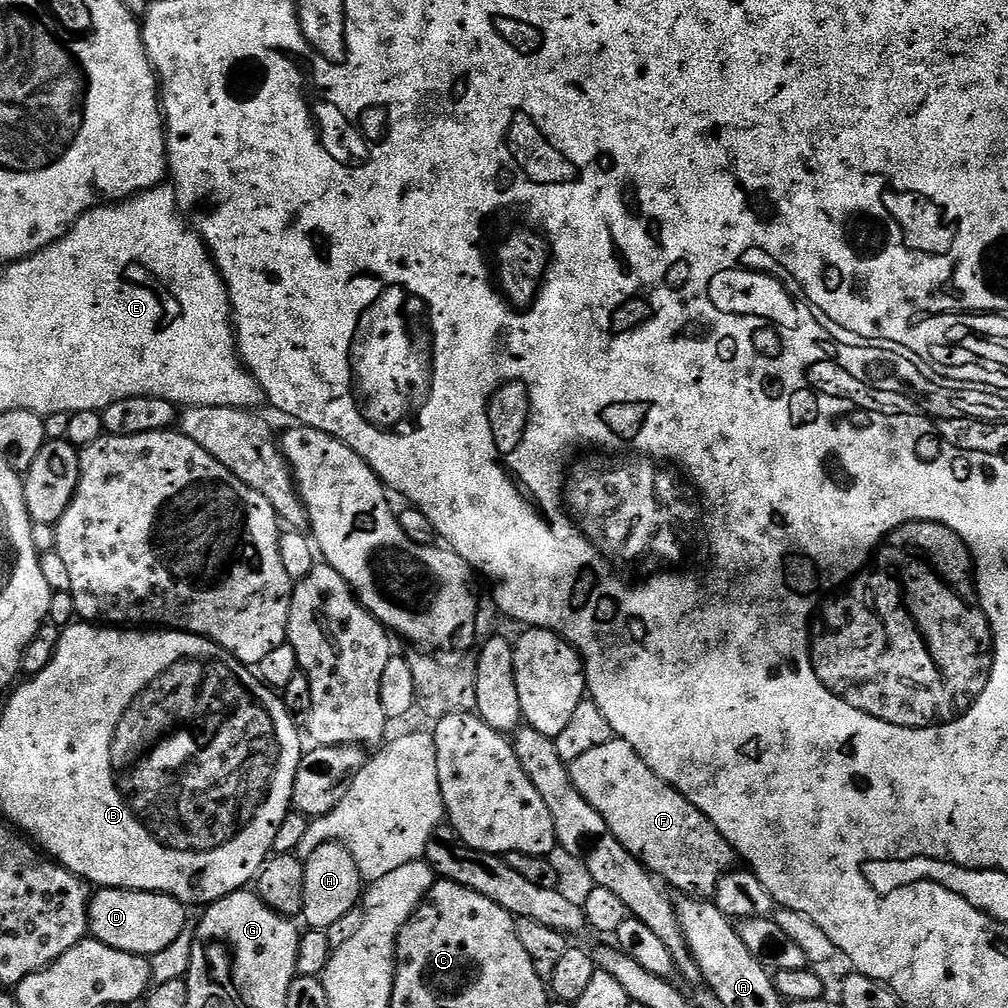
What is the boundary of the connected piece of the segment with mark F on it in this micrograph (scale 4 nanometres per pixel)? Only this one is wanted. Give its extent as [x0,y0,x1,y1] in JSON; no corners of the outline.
[570,738,737,897]

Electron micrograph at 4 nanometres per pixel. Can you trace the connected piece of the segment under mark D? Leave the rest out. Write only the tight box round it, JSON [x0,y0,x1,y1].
[88,888,189,958]

